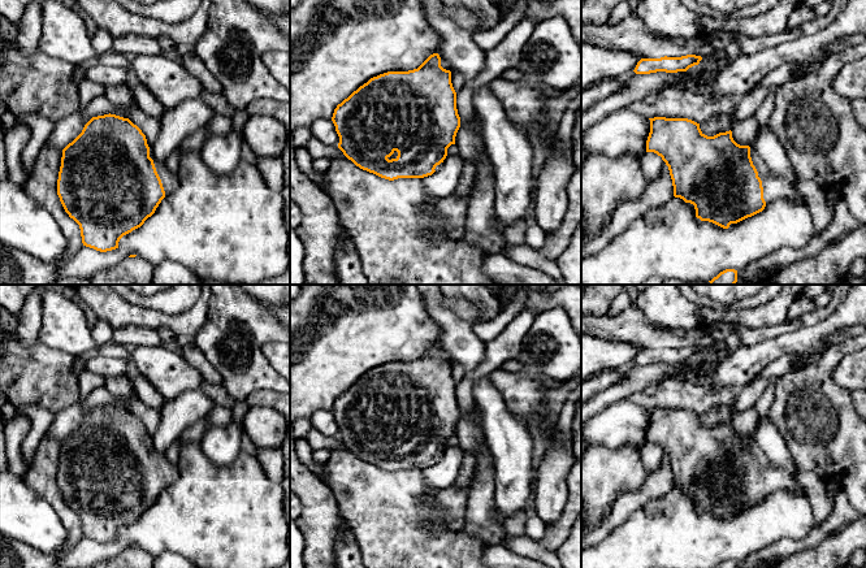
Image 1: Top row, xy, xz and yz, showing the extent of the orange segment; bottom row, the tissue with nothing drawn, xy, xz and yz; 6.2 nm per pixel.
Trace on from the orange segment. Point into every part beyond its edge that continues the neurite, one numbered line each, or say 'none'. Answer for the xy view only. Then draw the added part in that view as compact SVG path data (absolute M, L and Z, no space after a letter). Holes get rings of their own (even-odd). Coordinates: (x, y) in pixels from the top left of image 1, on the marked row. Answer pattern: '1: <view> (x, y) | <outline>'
1: xy (169, 181) | M147 142L147 144L150 147L150 157L153 160L156 172L161 179L161 183L163 183L163 187L165 191L165 196L166 196L178 186L178 178L176 174L173 174L172 172L168 170L168 168L165 166L164 162L160 162L153 159L152 152L151 152L151 144L148 142Z

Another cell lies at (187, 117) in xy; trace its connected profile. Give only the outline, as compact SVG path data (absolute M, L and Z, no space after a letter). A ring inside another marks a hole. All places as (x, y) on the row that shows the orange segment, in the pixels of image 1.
M189 99L165 109L160 120L160 134L151 144L155 160L164 162L181 142L207 125L216 113L200 99Z

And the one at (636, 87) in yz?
M694 65L687 71L657 71L650 74L631 75L623 82L623 86L619 91L596 103L581 114L581 134L611 113L627 108L629 104L640 101L649 95L672 88L683 79L711 83L718 71L719 68L709 69L702 68L701 65Z

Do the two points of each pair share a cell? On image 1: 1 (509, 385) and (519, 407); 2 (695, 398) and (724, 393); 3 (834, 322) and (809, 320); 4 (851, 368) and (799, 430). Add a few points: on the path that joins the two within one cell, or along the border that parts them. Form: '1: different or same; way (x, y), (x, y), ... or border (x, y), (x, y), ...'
1: same; way (507, 390), (507, 395), (514, 402)
2: same; way (702, 398), (717, 397)
3: different; border (843, 299), (825, 319), (793, 332)
4: different; border (849, 355), (832, 372), (832, 378), (847, 390)

